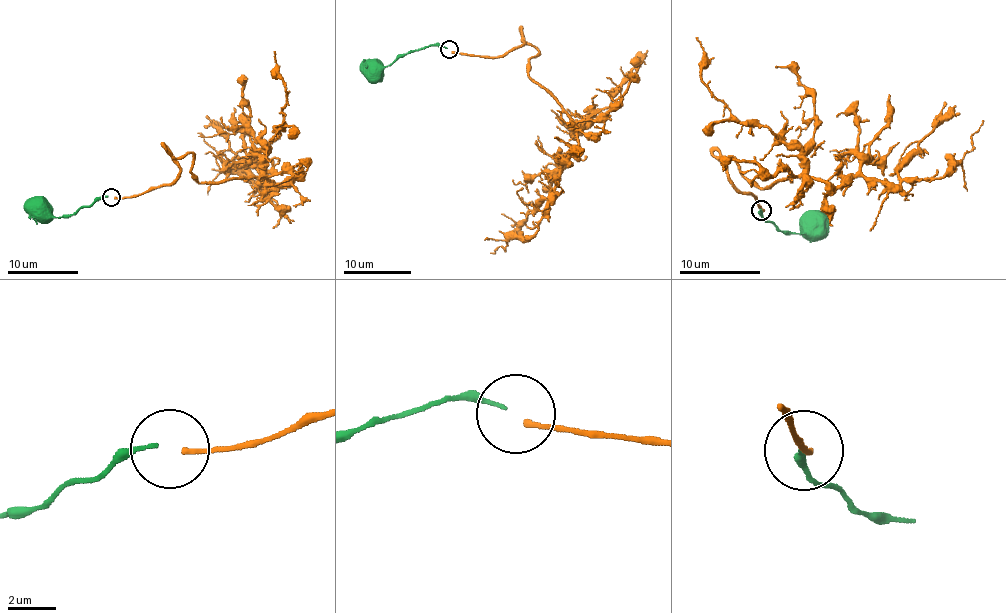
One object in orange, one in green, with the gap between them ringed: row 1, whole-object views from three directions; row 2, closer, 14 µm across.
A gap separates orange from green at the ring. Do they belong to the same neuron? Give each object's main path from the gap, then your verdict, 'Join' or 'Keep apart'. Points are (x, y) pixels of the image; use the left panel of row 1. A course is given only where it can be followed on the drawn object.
Course of orange: (114, 197), (170, 186), (187, 153), (200, 183), (275, 182), (261, 180), (266, 189), (230, 174), (197, 132). Course of green: (108, 197), (95, 199), (73, 214), (36, 219), (34, 215), (38, 210). Keep apart

